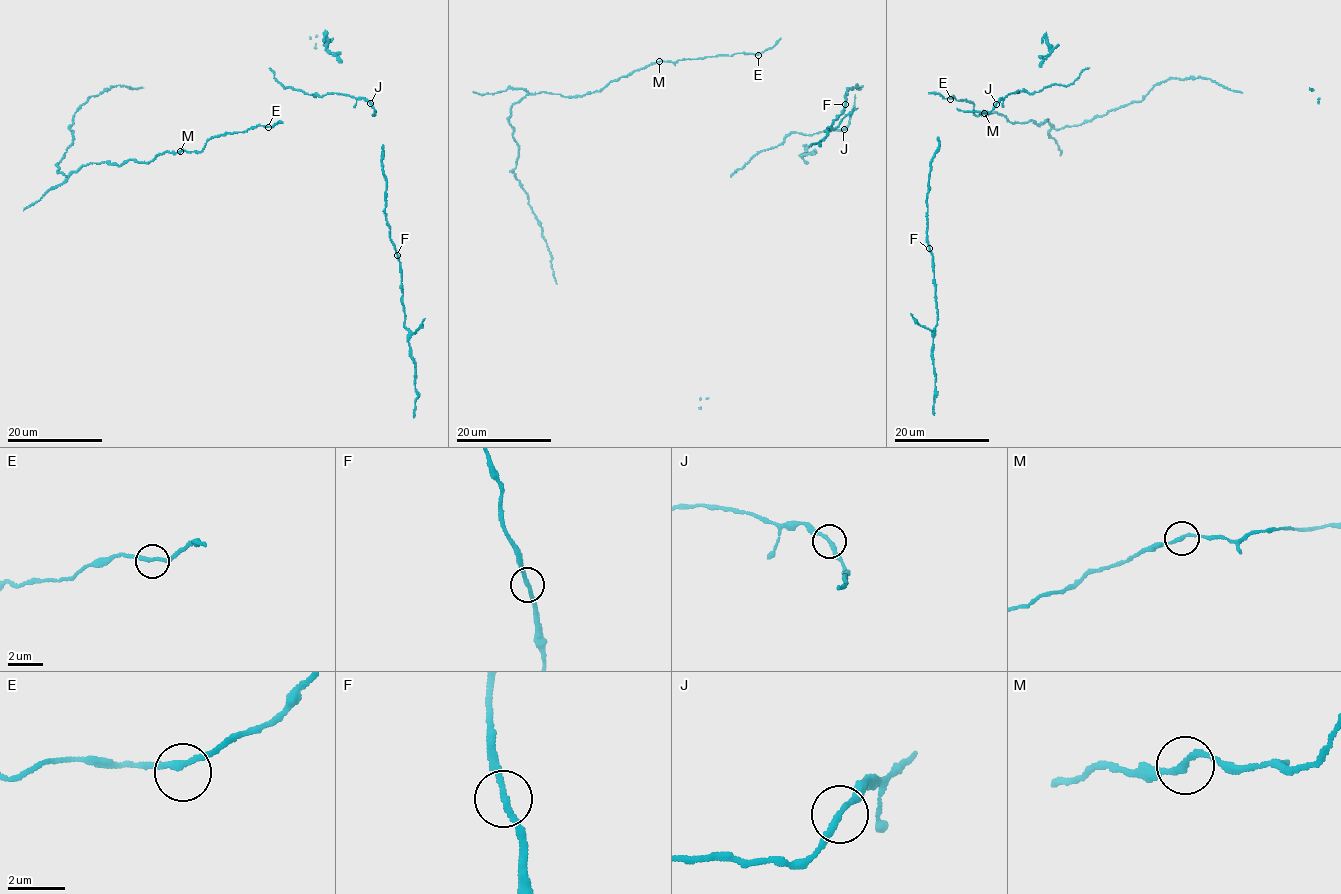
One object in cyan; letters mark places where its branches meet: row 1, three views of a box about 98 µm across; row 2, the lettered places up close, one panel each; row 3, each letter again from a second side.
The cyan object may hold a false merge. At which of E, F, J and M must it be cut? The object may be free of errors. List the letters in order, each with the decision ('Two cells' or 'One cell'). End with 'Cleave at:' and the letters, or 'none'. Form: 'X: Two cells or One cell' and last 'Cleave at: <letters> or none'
E: One cell
F: One cell
J: One cell
M: One cell
Cleave at: none

